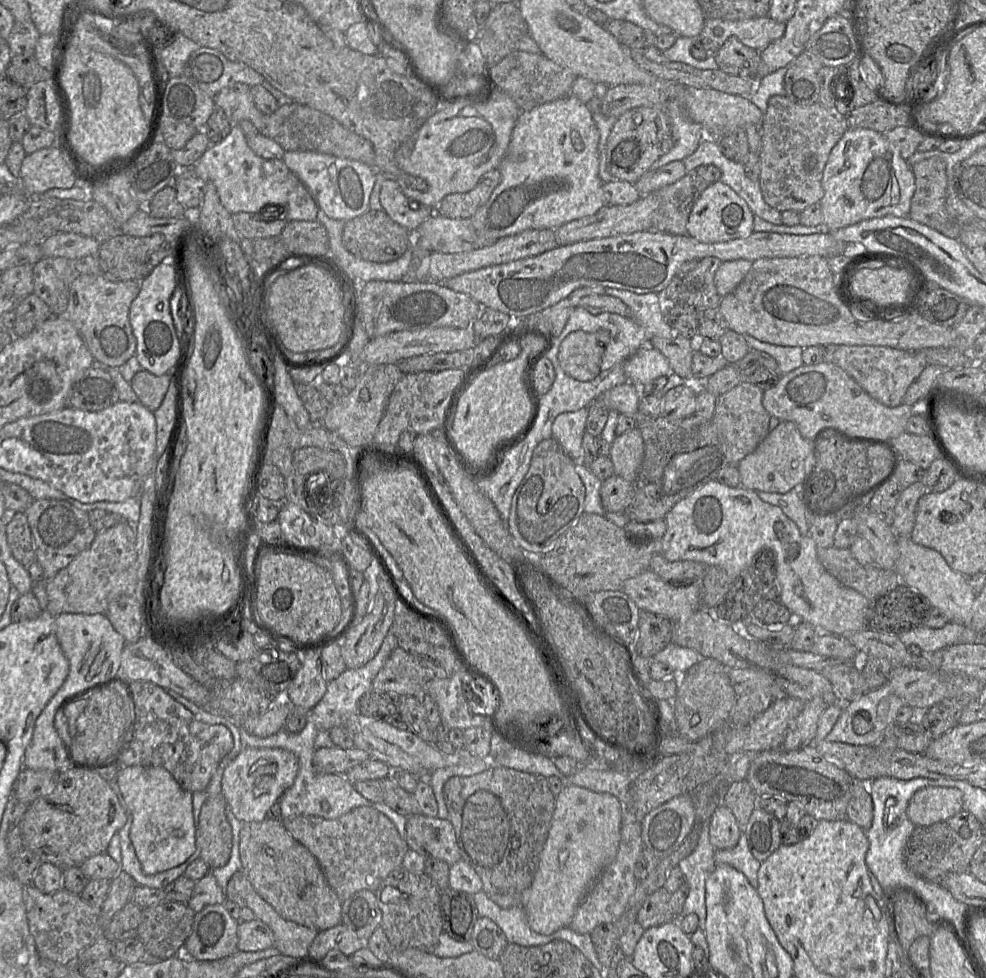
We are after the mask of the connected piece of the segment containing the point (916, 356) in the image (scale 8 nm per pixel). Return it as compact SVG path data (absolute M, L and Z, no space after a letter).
M839 345L832 363L848 373L871 397L888 407L902 404L907 389L928 365L919 352L873 345Z

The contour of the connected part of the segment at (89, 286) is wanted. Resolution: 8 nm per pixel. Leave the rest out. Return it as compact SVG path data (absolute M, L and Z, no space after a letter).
M76 274L70 285L67 318L75 326L94 360L107 367L120 367L136 353L129 309L140 292L140 281L110 281L100 274Z

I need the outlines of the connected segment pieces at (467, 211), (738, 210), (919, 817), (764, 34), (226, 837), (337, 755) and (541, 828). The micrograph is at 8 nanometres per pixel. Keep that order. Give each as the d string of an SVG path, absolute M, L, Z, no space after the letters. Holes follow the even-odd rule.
M498 168L484 173L472 190L445 196L435 207L435 214L456 219L471 218L487 202L500 180Z
M719 180L711 183L694 203L686 225L687 235L706 244L746 238L754 232L753 219L747 203Z
M927 786L915 792L906 813L916 827L929 826L955 816L962 806L963 793L959 789Z
M768 15L758 18L749 18L734 21L722 19L705 19L703 30L698 36L694 36L694 38L697 39L697 41L700 36L702 36L703 38L708 38L709 43L706 43L704 47L710 52L710 54L716 53L718 49L725 43L725 41L732 36L735 36L745 46L748 46L757 51L762 51L769 44L781 38L785 32L785 29L786 23L777 22ZM715 28L722 29L722 34L720 36L714 35Z
M222 793L208 797L199 815L200 858L210 869L224 866L232 849L232 828L226 817L227 802Z
M339 747L316 749L313 766L320 774L346 774L348 770L370 759L370 755L361 749L342 749Z
M492 765L473 776L448 779L444 799L461 858L480 876L482 891L502 908L521 906L523 893L537 871L555 809L547 778Z

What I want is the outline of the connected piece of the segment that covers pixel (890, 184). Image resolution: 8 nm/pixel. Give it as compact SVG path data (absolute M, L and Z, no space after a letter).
M866 128L845 131L829 154L821 185L824 195L819 203L823 213L823 227L827 231L835 231L872 218L908 217L915 193L915 177L908 161L884 134Z

